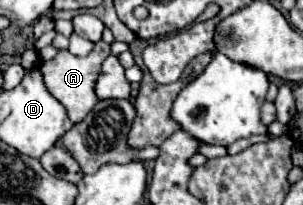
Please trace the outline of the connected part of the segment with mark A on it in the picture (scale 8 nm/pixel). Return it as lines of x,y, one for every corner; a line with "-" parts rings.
100,40
100,42
94,44
94,50
88,56
80,58
80,56
70,54
68,50
60,50
52,60
42,62
40,70
44,74
44,82
46,82
48,90
50,90
50,94
66,106
68,116
70,116
70,120
74,124
80,122
80,120
84,120
86,114
96,106
98,96
94,94
94,82
98,80
98,70
100,70
102,62
108,56
110,56
110,44
106,44
106,42

